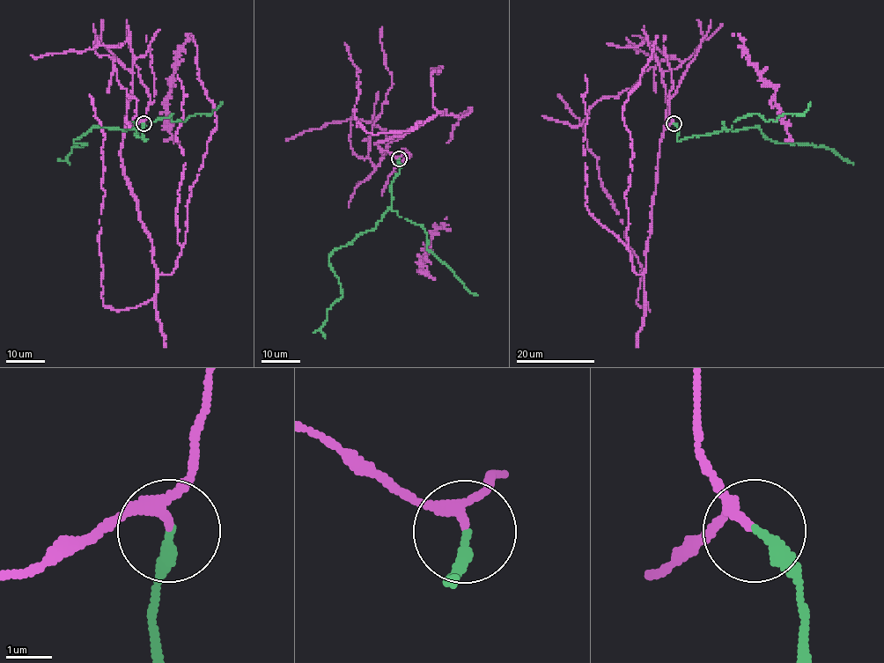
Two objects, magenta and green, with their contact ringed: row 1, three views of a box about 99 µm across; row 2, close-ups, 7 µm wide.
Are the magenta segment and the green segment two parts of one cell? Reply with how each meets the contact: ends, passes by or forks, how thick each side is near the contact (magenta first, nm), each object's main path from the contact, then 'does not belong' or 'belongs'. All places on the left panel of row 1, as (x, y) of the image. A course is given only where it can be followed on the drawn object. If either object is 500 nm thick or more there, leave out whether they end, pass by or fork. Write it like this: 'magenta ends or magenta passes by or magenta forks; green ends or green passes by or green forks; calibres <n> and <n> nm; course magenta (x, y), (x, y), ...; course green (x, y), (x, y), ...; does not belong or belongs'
magenta passes by; green ends; calibres 190 and 280 nm; course magenta (143, 123), (125, 129), (120, 158), (156, 291), (113, 310), (90, 93); course green (143, 123), (144, 141), (133, 128), (94, 126), (74, 141), (86, 144), (72, 147), (66, 158), (70, 164); belongs

